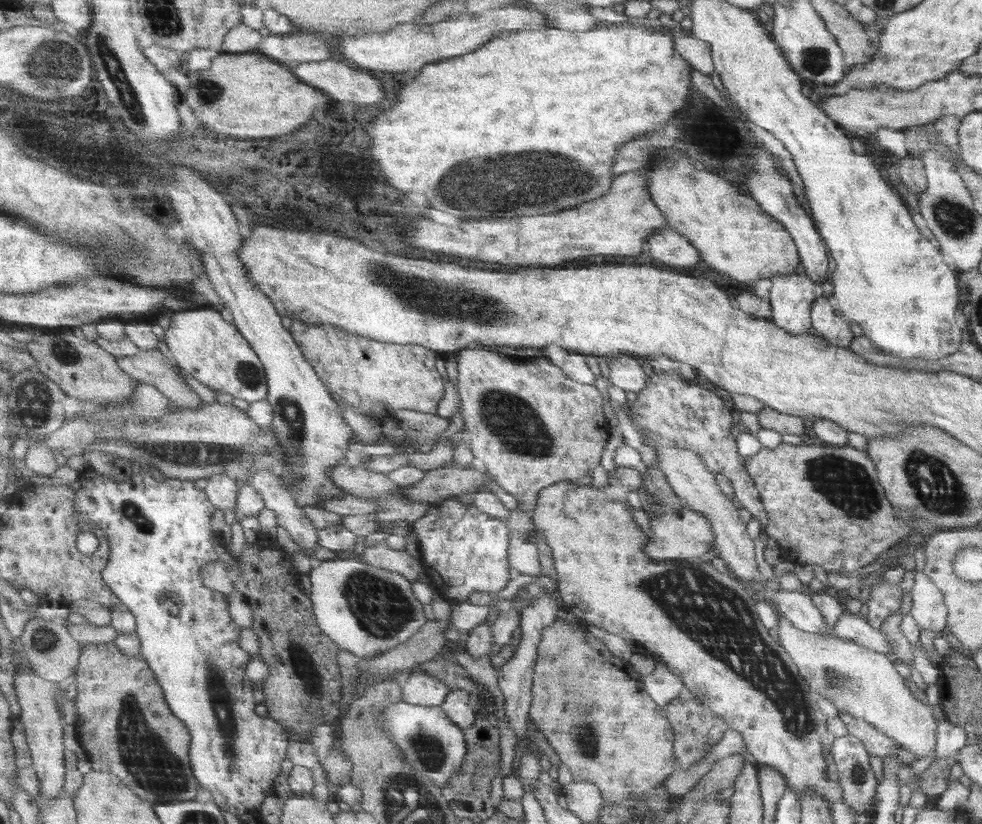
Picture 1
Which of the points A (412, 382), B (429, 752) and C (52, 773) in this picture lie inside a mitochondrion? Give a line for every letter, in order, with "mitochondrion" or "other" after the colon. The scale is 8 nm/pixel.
A: other
B: mitochondrion
C: other

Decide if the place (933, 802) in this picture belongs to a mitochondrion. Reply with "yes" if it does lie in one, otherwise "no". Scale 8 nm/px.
no

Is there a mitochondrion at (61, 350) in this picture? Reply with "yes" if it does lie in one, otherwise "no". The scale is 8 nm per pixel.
yes

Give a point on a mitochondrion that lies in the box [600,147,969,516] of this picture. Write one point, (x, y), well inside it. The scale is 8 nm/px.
(757, 177)

